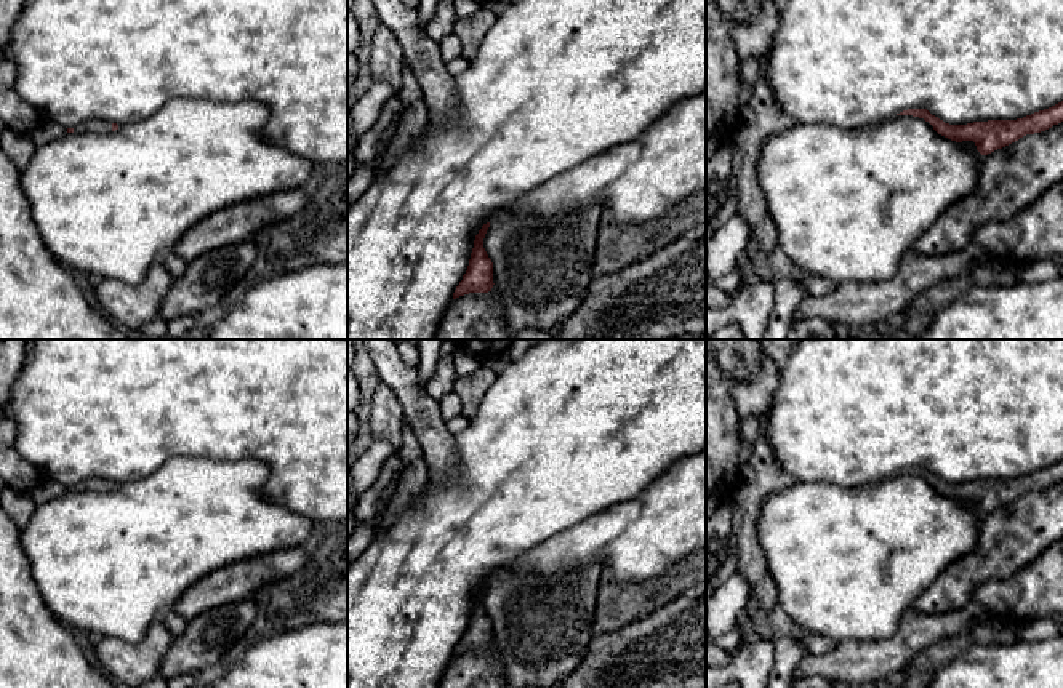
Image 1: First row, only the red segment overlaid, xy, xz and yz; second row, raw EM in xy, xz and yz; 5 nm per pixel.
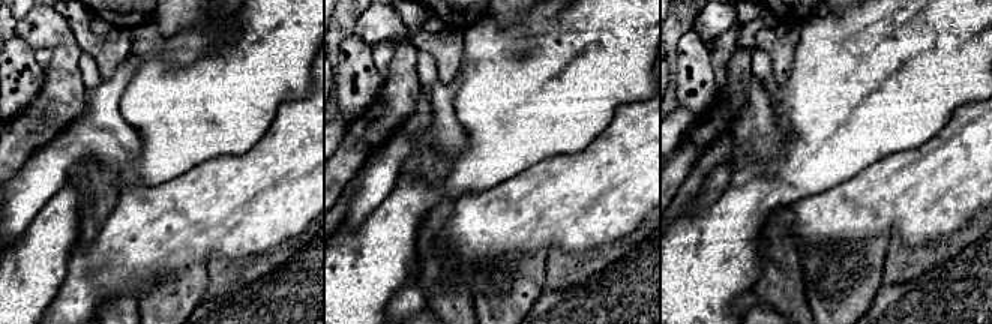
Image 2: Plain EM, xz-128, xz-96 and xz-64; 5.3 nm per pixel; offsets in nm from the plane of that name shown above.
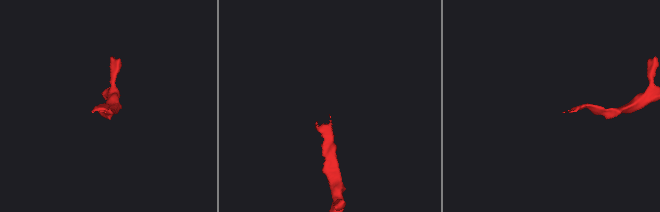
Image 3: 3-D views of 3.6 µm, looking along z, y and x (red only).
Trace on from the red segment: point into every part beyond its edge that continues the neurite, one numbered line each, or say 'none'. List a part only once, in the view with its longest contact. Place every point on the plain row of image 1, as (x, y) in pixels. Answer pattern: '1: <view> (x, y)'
1: xy (92, 484)

